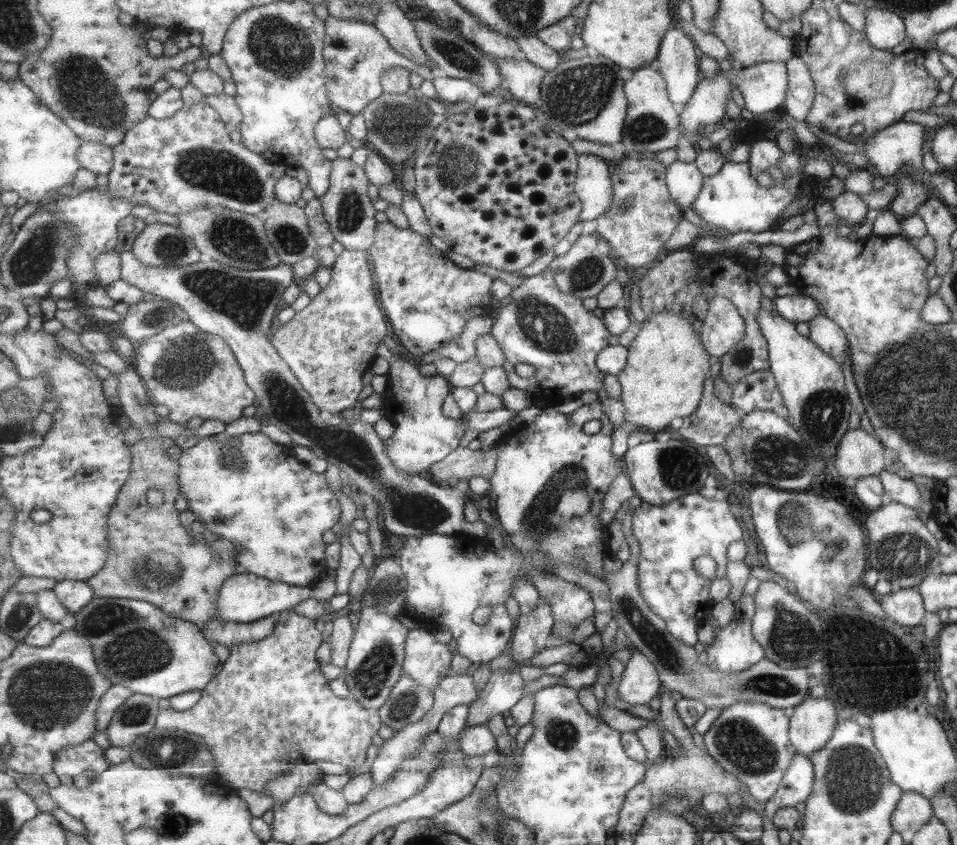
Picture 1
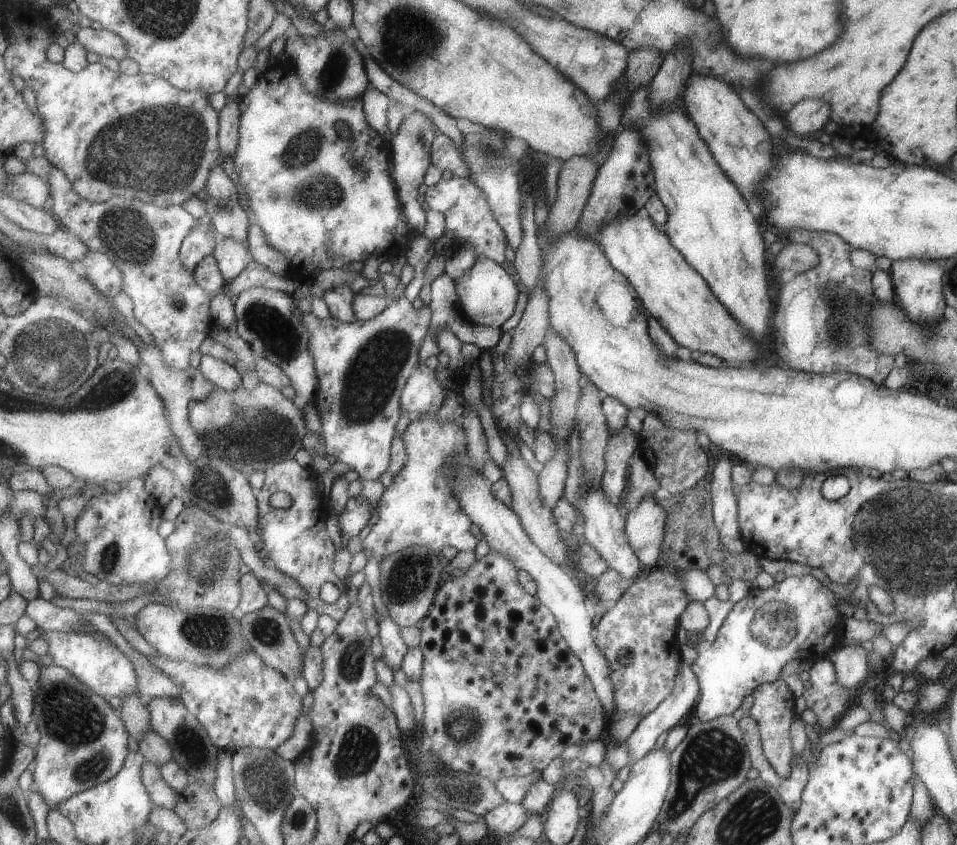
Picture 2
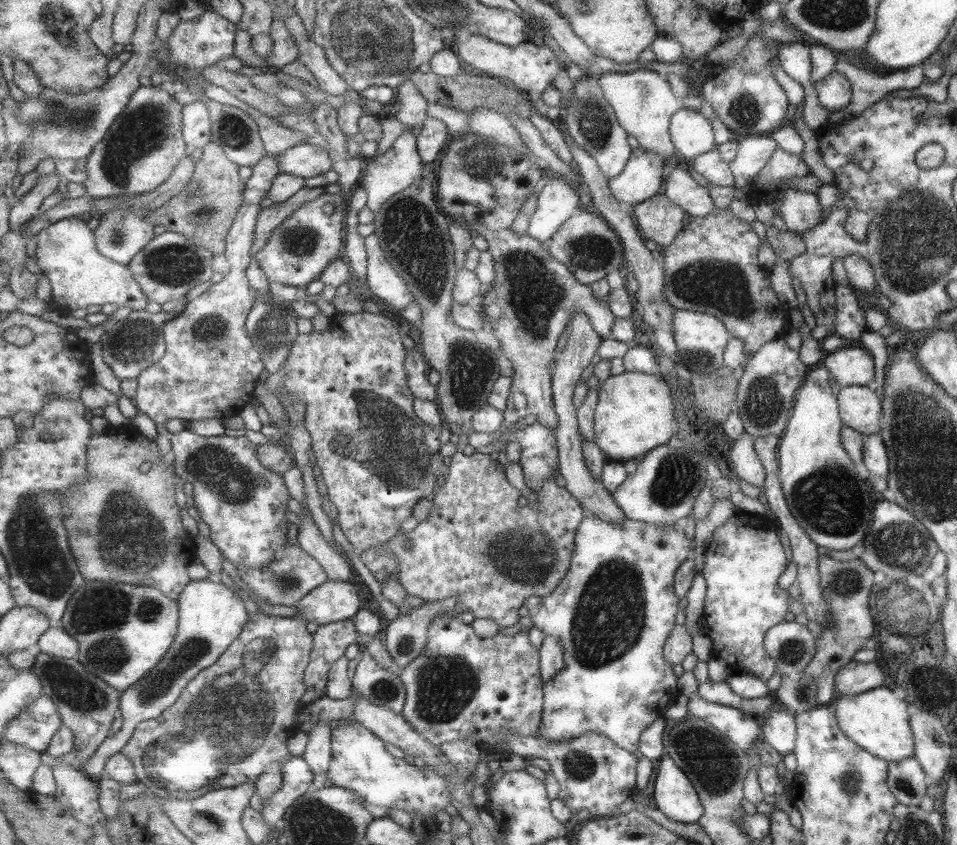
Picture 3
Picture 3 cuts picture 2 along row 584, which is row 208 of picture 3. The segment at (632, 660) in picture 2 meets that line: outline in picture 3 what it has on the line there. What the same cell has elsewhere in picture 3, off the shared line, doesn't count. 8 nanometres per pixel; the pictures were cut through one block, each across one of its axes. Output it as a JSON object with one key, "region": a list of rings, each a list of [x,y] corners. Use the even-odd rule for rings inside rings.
{"region":[[[660,193],[632,204],[630,213],[644,240],[653,240],[659,248],[669,246],[688,222],[686,212]]]}

